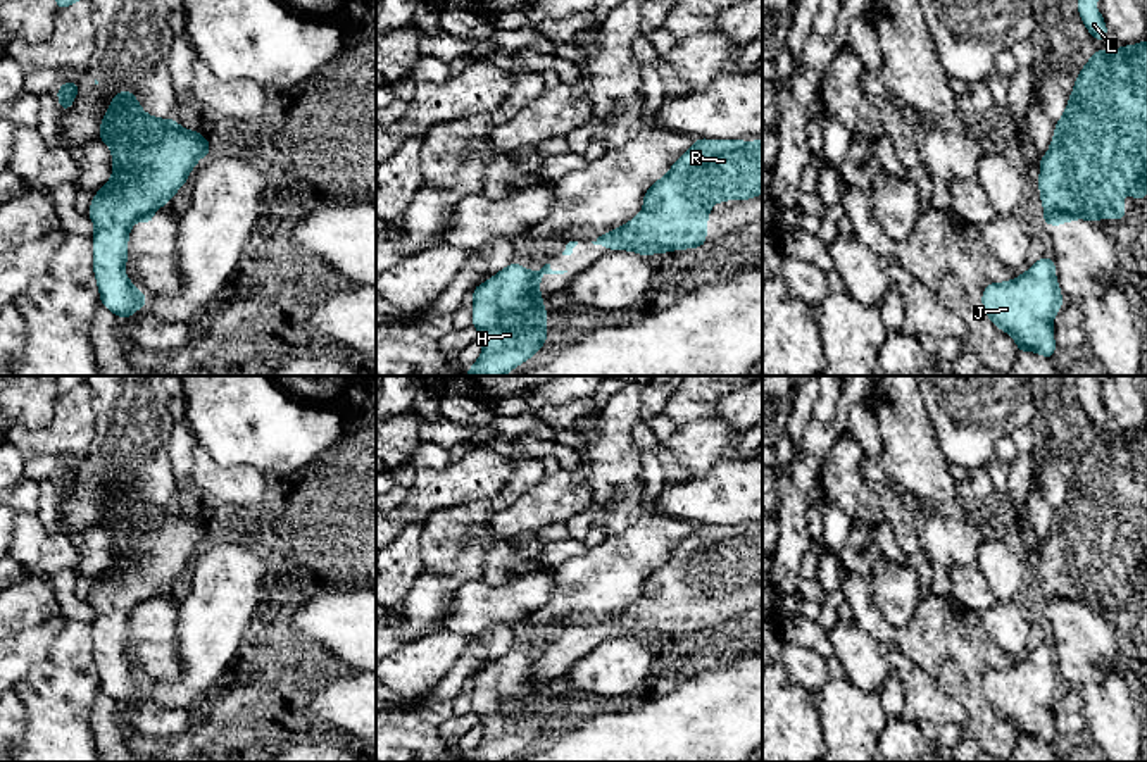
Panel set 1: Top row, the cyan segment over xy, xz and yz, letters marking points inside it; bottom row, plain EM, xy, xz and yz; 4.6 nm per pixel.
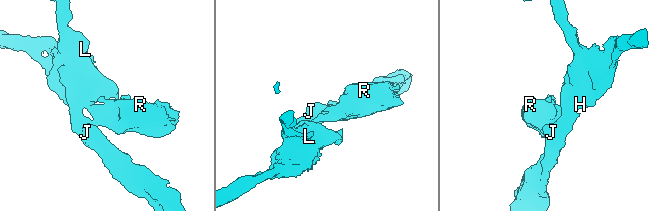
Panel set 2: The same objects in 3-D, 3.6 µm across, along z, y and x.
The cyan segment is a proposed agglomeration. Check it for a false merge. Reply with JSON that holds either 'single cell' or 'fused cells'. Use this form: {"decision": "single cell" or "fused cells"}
{"decision": "fused cells"}

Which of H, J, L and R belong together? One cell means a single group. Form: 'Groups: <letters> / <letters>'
Groups: H J L / R

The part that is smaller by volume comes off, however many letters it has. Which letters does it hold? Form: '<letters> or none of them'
R

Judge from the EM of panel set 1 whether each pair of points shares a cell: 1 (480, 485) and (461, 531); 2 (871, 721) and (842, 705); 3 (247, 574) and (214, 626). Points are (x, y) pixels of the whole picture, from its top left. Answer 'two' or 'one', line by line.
1: two
2: one
3: one

